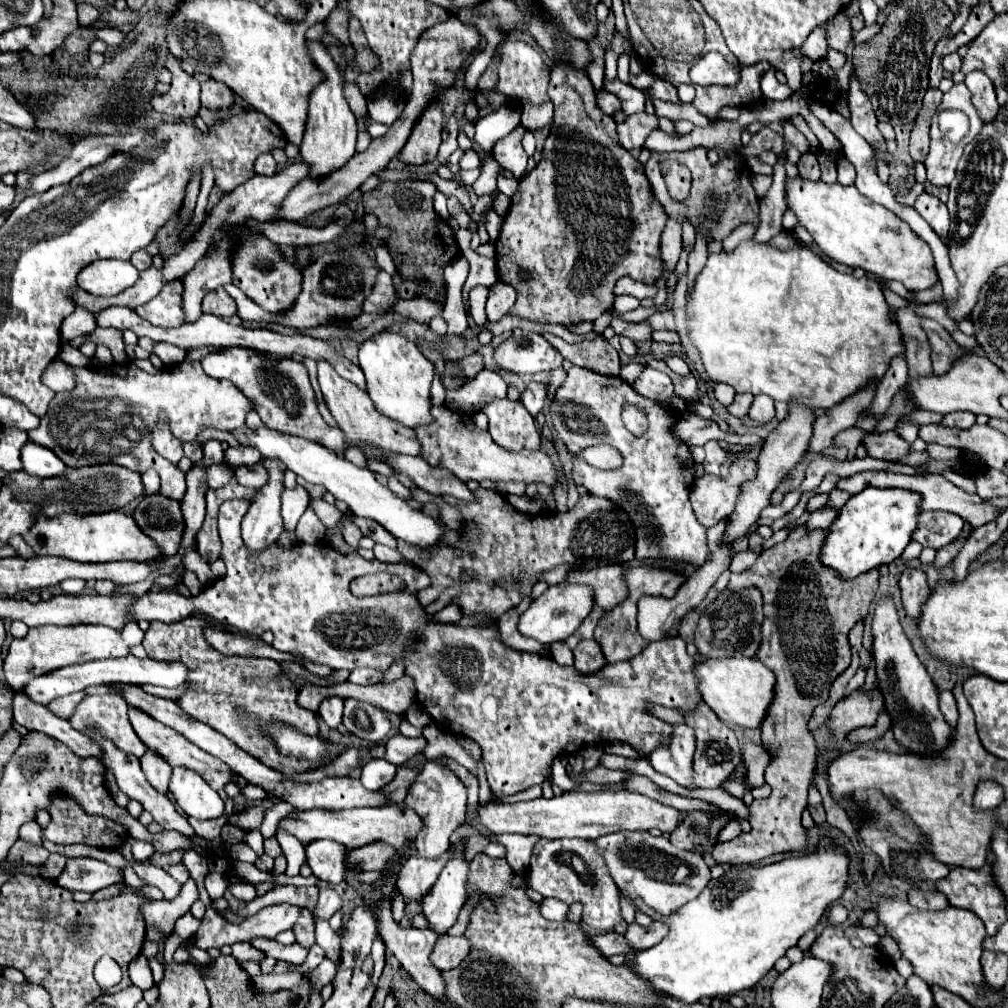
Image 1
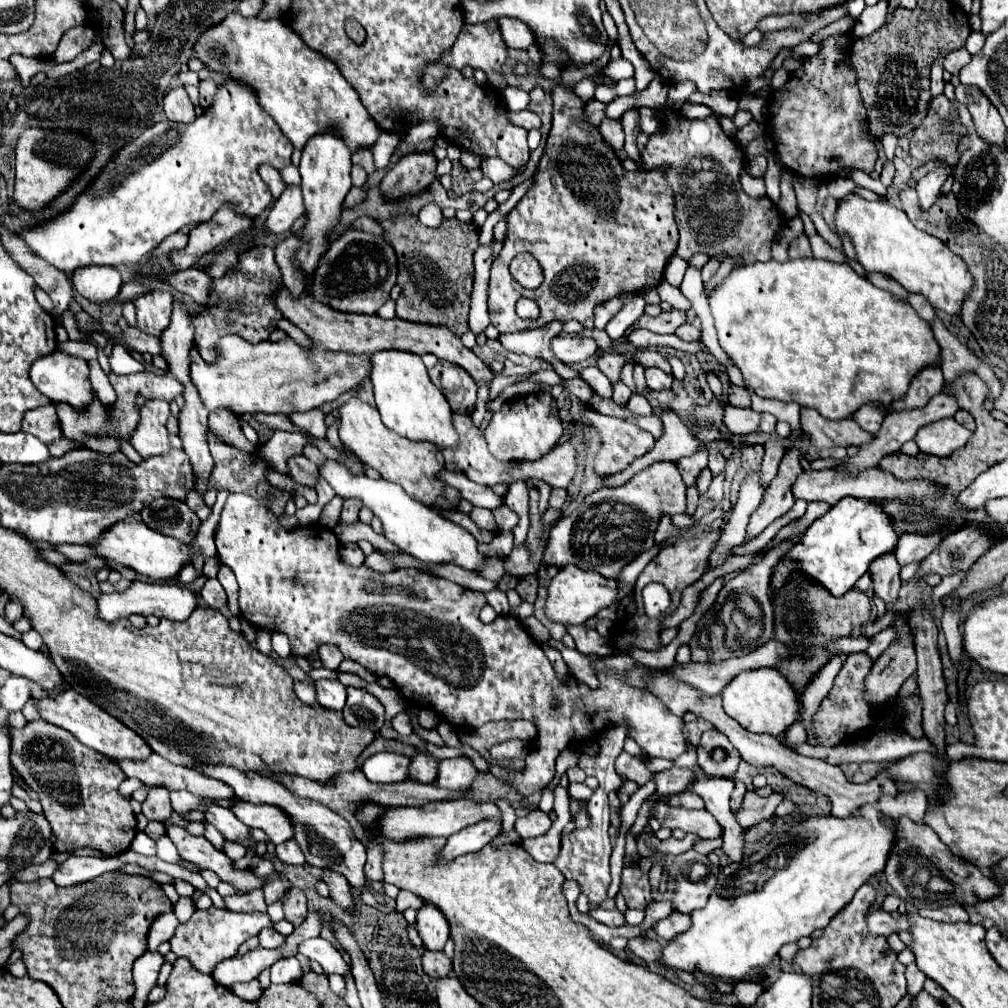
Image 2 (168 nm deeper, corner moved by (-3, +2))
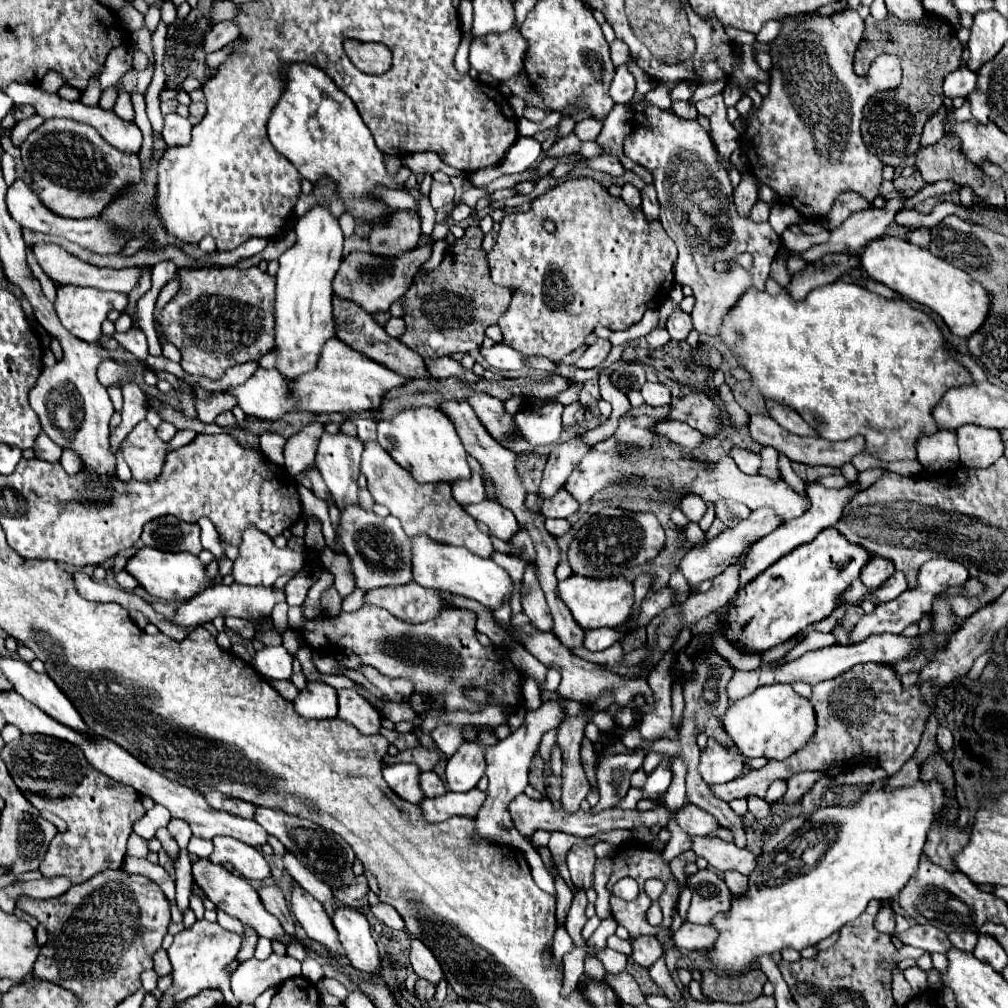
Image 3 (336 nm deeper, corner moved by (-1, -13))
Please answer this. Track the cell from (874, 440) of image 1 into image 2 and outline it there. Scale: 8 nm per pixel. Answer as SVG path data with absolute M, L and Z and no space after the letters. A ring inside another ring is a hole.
M801 408L801 428L811 436L811 444L819 450L863 446L867 440L875 440L875 434L863 432L853 418L845 420L827 420L809 408Z

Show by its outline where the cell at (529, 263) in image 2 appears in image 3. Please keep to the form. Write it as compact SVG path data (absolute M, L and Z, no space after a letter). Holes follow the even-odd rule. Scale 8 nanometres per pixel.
M467 227L459 243L461 251L449 251L449 259L443 259L441 265L427 275L421 275L419 271L411 289L403 295L403 321L407 331L399 341L421 357L443 357L481 349L485 329L497 323L507 311L511 289L499 287L491 281L487 253L483 251L481 241L483 231L479 227Z

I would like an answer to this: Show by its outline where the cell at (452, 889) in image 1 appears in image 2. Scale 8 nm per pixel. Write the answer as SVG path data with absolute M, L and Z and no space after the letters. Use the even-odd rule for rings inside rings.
M425 904L421 910L417 910L417 924L419 936L427 950L443 950L445 942L449 940L449 924L443 912L439 908Z

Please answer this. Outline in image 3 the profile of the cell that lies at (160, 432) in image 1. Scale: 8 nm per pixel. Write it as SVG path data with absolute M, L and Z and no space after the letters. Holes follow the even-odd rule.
M141 421L125 437L119 451L123 453L123 459L127 461L133 479L151 483L161 475L169 445L157 437L155 429L147 421Z

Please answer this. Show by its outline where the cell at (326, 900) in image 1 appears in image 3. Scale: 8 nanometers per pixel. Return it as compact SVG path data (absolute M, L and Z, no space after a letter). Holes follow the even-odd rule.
M271 955L265 961L249 959L231 975L231 991L239 1003L253 1003L271 985L281 985L285 979L299 977L301 965L289 955Z

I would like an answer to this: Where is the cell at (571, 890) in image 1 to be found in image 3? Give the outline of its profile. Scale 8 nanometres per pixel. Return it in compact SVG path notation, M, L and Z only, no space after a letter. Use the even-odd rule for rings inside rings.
M575 845L567 855L567 865L571 871L571 883L575 889L585 891L593 885L593 867L595 867L595 853L589 845Z

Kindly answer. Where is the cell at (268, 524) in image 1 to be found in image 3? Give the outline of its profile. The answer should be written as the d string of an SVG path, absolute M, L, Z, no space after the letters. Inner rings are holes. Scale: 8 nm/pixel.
M313 421L287 439L284 447L284 467L291 475L299 475L307 465L313 463L319 437L323 435L323 427L323 423Z

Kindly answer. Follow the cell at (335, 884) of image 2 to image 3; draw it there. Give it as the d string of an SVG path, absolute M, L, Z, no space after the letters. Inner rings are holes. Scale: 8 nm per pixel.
M337 907L333 925L339 933L341 945L345 947L345 955L349 955L349 961L355 969L373 973L377 967L381 967L377 943L371 937L371 927L361 911L351 907Z

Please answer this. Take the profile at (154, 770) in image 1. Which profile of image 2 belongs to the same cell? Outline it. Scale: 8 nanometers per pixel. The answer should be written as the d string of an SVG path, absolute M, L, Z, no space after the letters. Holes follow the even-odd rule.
M149 788L147 800L143 802L143 814L147 820L167 822L171 816L171 802L167 788Z

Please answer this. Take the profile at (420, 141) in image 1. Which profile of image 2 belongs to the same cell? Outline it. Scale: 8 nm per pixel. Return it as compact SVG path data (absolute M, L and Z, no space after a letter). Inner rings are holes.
M411 152L401 156L393 168L387 170L381 190L385 196L401 198L409 194L417 194L431 186L435 180L437 158L431 152Z

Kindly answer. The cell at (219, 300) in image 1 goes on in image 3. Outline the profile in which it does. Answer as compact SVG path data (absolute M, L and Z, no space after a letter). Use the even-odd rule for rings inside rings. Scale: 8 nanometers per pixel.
M35 243L33 245L33 253L39 261L39 265L43 267L43 271L57 283L57 285L81 285L81 287L95 287L101 291L119 291L119 293L129 293L139 279L139 269L131 267L131 269L111 269L111 267L95 267L89 265L81 259L77 259L75 255L67 253L65 249L61 249L59 245L53 243Z

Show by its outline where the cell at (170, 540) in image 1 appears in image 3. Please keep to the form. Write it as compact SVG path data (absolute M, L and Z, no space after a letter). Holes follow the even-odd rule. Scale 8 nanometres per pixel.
M171 515L149 521L143 529L141 541L147 547L155 547L159 551L187 551L199 555L203 549L199 541L199 525Z

